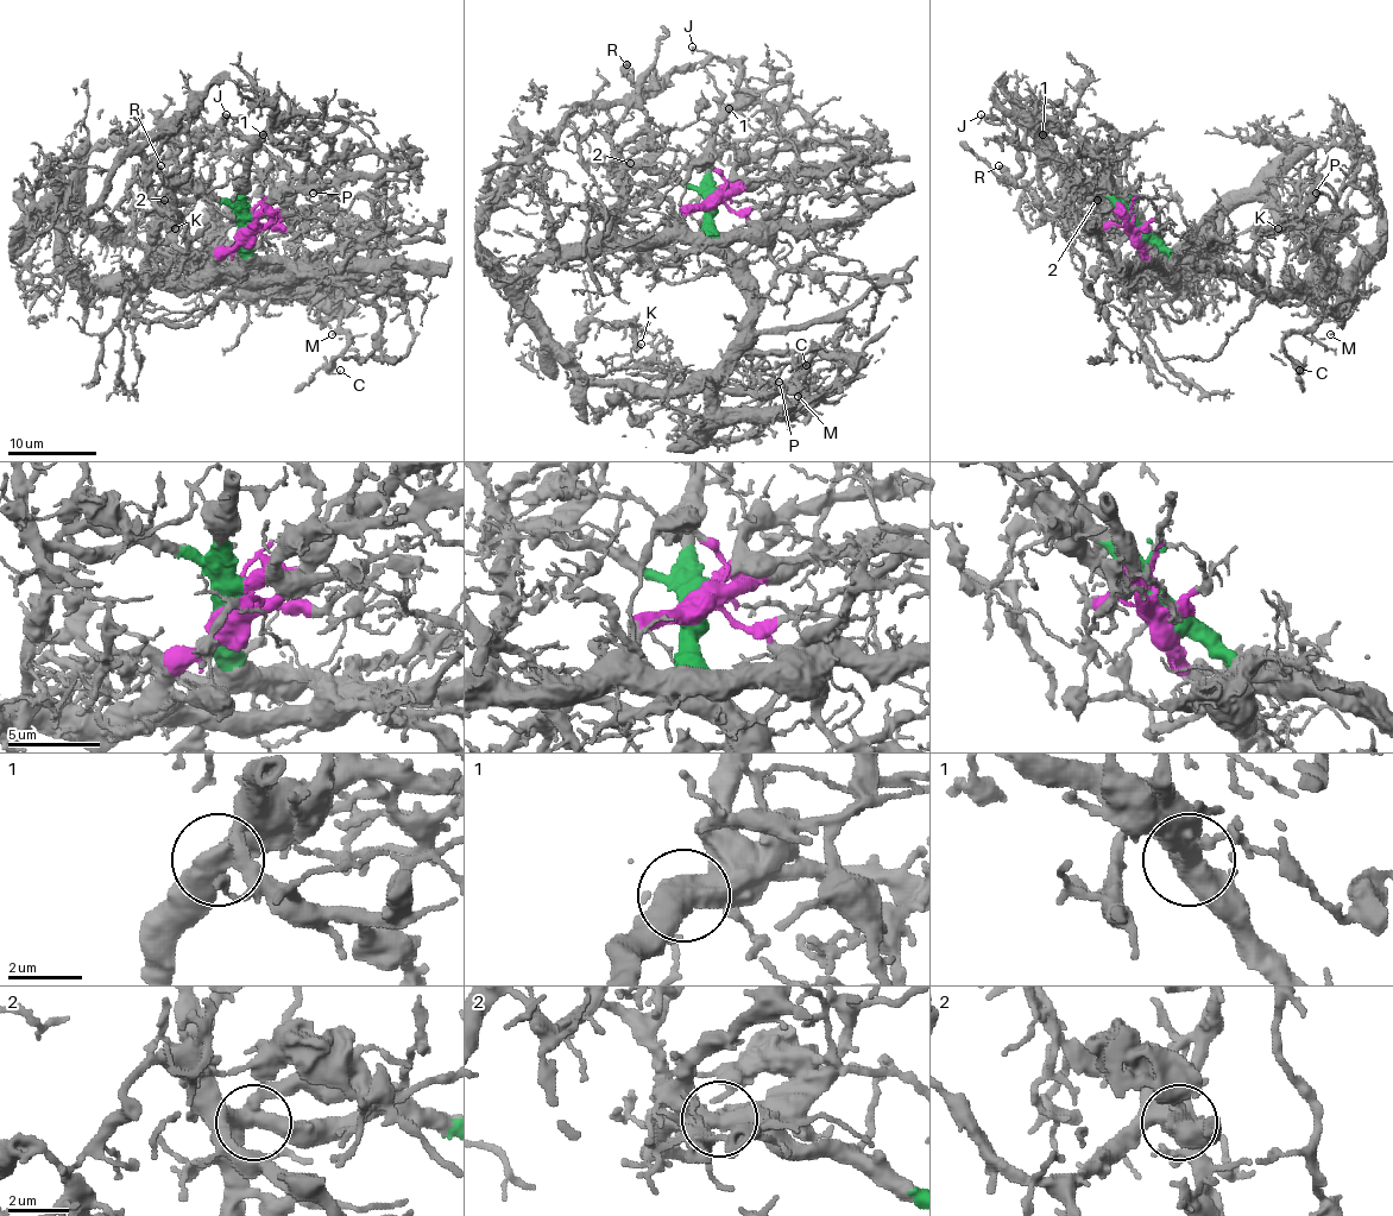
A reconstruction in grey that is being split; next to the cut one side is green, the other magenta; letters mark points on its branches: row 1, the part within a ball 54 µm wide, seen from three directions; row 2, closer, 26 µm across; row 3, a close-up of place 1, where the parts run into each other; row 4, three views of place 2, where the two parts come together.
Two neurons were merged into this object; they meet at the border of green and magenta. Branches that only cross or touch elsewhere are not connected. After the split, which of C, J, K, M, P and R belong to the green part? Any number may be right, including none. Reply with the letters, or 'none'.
C, J, K, M, P, R

